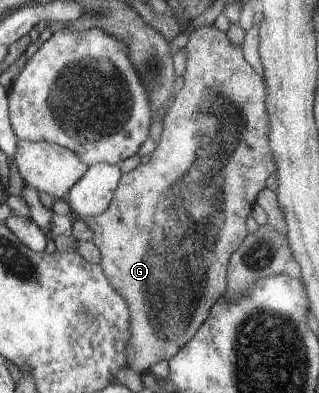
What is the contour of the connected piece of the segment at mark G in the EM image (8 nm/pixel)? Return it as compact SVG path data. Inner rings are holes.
M214 24L196 27L190 33L187 49L187 70L184 75L184 85L180 89L172 107L169 109L165 121L164 131L158 146L151 154L149 162L141 162L133 170L123 173L119 189L108 209L93 218L76 217L86 223L93 230L92 241L100 248L102 265L111 284L128 300L131 311L131 332L133 339L129 346L129 363L133 371L140 375L142 371L149 371L152 366L164 360L171 361L204 325L210 317L211 309L216 305L219 297L226 295L228 274L232 254L242 245L248 233L248 217L257 203L259 193L266 187L266 181L272 174L277 173L275 155L270 147L270 116L267 112L267 83L257 69L247 60L242 46L231 42L228 34L216 28Z

